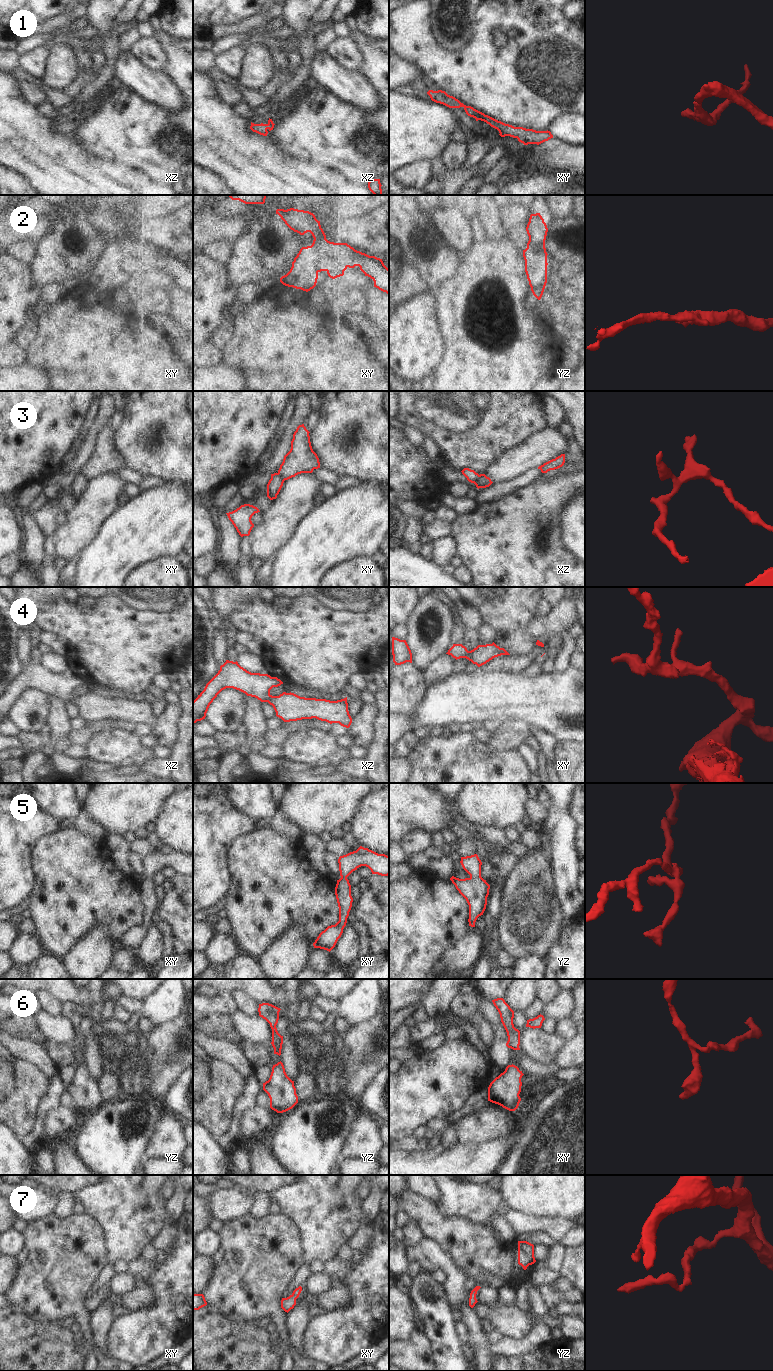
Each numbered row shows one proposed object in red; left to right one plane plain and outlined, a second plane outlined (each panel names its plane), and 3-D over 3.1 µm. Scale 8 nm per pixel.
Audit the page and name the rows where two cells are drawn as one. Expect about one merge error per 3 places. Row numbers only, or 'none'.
3

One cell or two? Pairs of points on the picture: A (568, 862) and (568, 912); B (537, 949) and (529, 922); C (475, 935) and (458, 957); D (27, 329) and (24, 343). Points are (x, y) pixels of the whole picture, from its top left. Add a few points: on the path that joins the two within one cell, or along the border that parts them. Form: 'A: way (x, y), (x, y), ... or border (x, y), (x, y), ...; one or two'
A: way (566, 874), (565, 895), (568, 900); one
B: way (535, 942), (533, 940), (533, 929); one
C: way (473, 940), (463, 952); one
D: way (27, 332), (24, 340); one

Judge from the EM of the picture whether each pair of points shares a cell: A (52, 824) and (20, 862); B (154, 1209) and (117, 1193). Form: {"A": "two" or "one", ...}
{"A": "one", "B": "one"}

